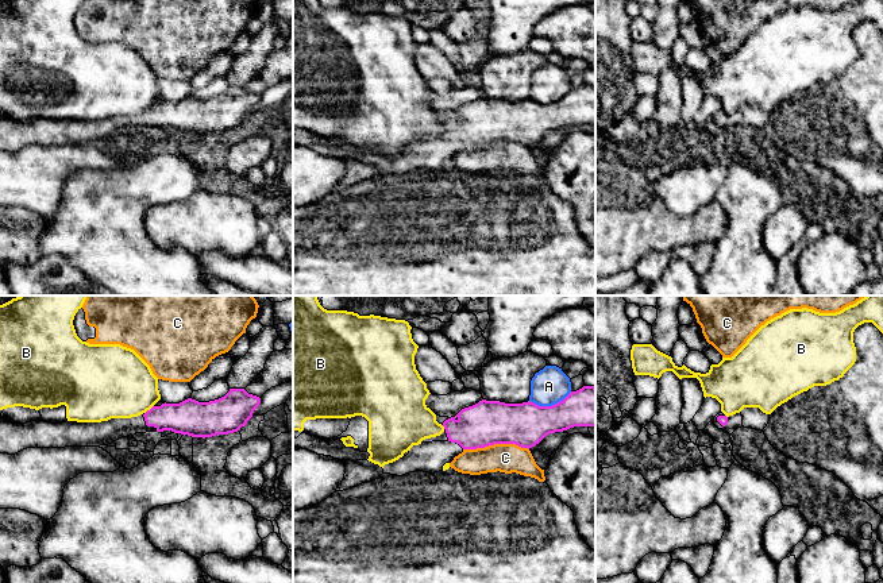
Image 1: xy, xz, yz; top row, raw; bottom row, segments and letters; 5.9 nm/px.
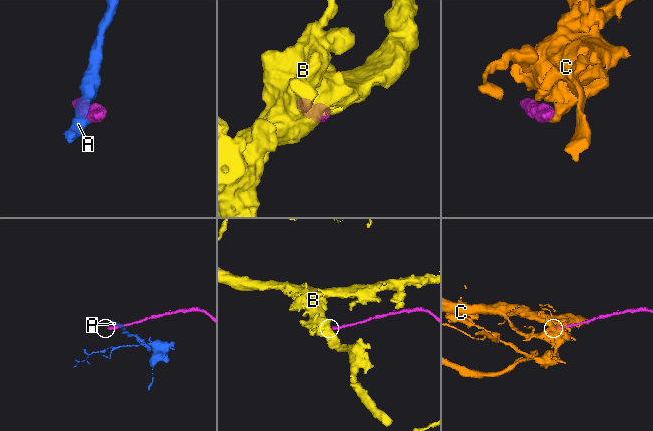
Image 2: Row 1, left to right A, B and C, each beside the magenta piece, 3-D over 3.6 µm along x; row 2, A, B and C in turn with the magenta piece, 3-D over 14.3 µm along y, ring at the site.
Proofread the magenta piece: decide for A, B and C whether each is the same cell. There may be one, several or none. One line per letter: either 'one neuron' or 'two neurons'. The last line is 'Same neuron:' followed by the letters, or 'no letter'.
A: two neurons
B: two neurons
C: two neurons
Same neuron: no letter

